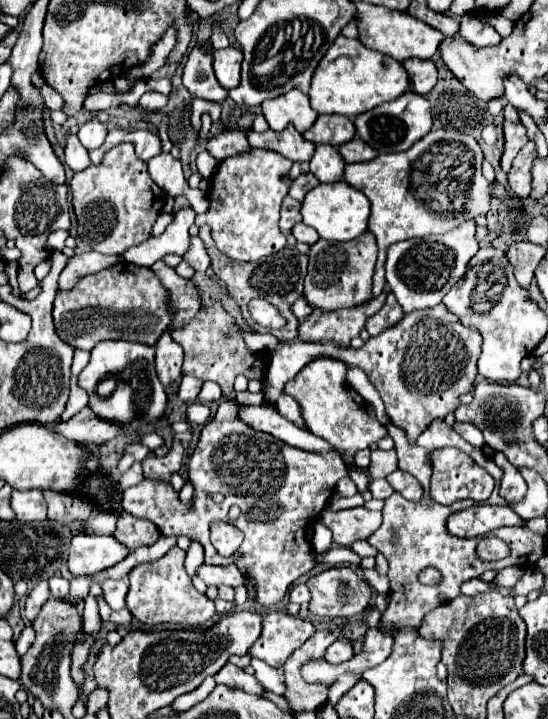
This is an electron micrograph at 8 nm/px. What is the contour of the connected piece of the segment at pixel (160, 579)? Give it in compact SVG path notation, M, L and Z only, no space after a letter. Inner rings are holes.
M173 546L163 558L147 564L139 564L129 572L129 592L127 592L127 608L131 614L147 624L149 628L161 624L161 620L169 620L183 626L195 626L205 624L211 620L215 606L205 596L199 594L185 572L185 552L179 546Z

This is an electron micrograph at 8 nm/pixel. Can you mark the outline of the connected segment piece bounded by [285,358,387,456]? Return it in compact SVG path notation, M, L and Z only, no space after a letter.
M319 358L319 360L313 360L311 364L307 364L291 382L287 382L285 394L291 394L301 404L307 428L315 436L325 438L337 450L341 450L347 456L351 456L351 452L358 452L359 450L369 448L372 440L374 440L373 443L377 444L387 434L387 428L377 422L375 408L369 402L363 402L363 398L359 398L359 394L355 394L355 390L347 384L345 374L347 374L347 366L343 366L343 362L335 362L335 360L329 360L329 358Z

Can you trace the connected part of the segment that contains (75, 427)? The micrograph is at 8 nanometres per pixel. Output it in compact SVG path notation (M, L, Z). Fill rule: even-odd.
M83 408L67 422L57 422L55 432L63 434L67 440L87 444L87 446L101 446L119 434L119 426L107 426L107 422L99 422L91 410Z

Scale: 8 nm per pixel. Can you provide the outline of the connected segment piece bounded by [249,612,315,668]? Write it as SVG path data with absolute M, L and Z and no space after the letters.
M267 612L263 614L263 624L265 632L261 632L249 654L265 660L273 668L281 668L291 656L291 650L315 634L315 626L309 620L289 616L287 612Z

